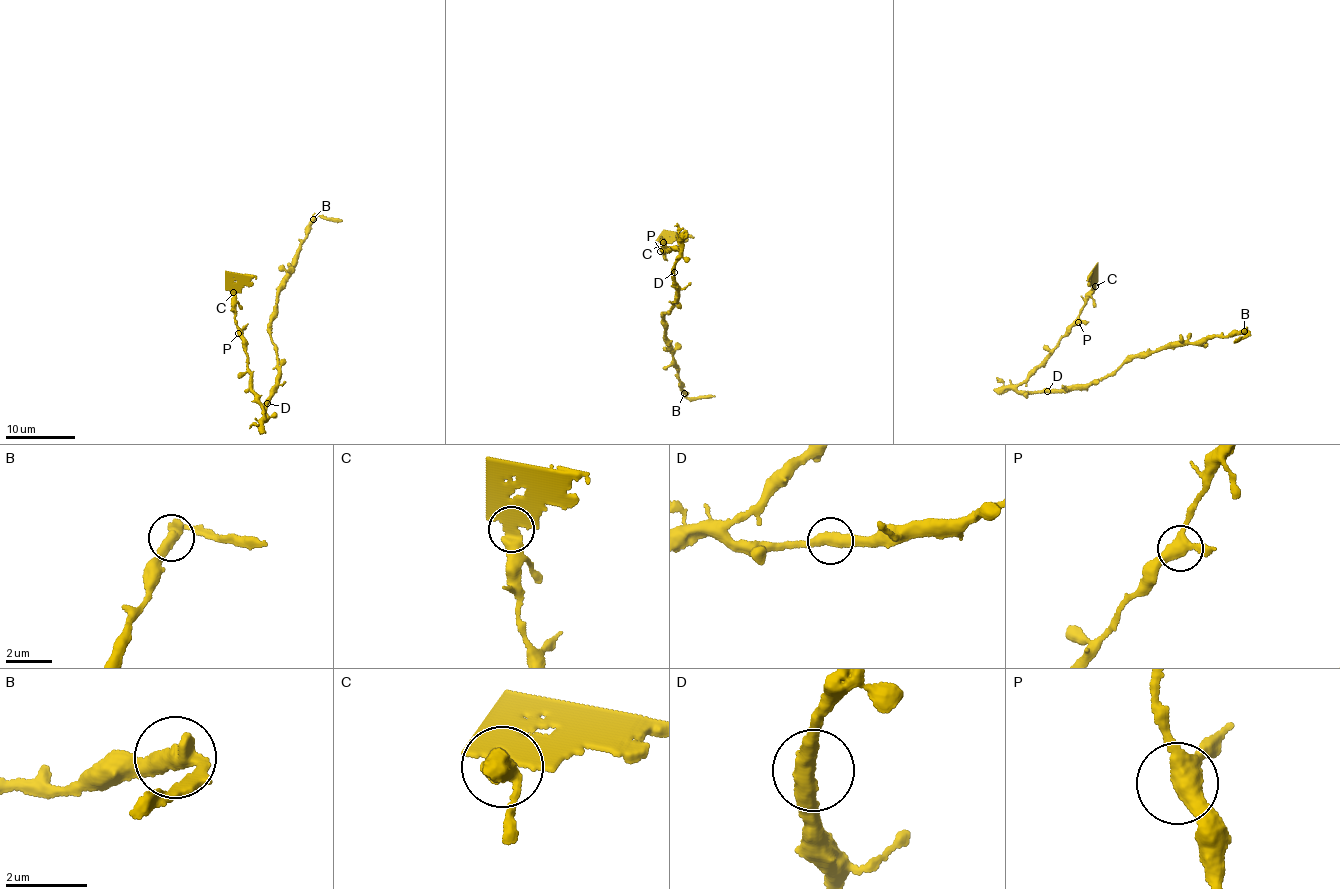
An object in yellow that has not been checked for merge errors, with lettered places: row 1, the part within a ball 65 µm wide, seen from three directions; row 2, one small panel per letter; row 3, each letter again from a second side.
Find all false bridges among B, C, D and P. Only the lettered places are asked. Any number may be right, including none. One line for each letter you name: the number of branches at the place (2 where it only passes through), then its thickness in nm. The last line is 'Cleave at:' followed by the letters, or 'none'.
B: 2 branches meet; 400 nm thick
C: 2 branches meet; 380 nm thick
Cleave at: B, C

